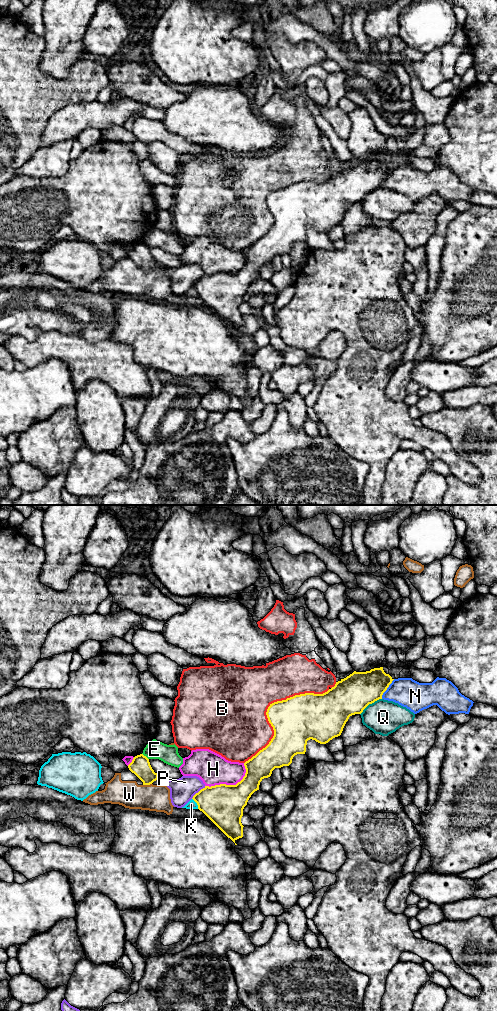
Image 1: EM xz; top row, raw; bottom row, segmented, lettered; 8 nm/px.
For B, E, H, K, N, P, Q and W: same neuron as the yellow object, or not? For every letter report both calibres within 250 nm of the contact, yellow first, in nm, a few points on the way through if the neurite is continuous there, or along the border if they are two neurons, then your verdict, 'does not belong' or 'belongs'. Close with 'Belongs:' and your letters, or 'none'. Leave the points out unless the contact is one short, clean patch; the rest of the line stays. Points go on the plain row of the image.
B: calibres 380 and 500 nm; does not belong
E: calibres 160 and 150 nm; border xz (142, 241), (148, 247); does not belong
H: calibres 320 and 260 nm; does not belong
K: calibres 320 and 70 nm; does not belong
N: calibres 280 and 240 nm; border xz (394, 167), (381, 186); does not belong
P: calibres 320 and 200 nm; does not belong
Q: calibres 300 and 280 nm; does not belong
W: calibres 160 and 220 nm; border xz (151, 271), (143, 273); does not belong
Belongs: none

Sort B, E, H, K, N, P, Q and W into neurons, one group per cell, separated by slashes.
B / E P / H / K / N / Q / W

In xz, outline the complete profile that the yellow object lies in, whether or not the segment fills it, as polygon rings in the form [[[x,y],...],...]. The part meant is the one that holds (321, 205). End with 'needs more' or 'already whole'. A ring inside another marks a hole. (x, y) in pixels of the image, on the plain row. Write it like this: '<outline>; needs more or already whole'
[[[383,155],[366,160],[354,159],[323,182],[305,181],[270,192],[266,203],[273,215],[274,224],[269,232],[244,251],[245,264],[236,273],[205,274],[196,281],[192,287],[197,291],[198,297],[235,331],[243,325],[243,297],[251,283],[259,278],[260,270],[270,265],[275,256],[289,254],[295,243],[305,242],[308,228],[326,232],[340,224],[349,205],[361,202],[369,192],[382,187],[393,168],[384,160]]]; already whole

